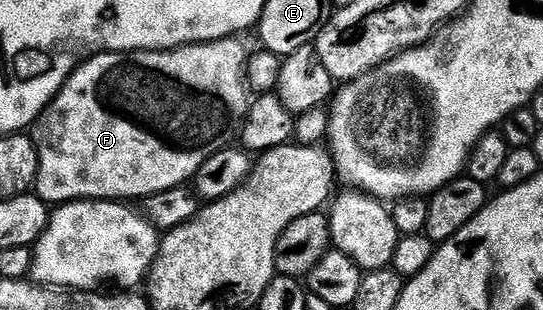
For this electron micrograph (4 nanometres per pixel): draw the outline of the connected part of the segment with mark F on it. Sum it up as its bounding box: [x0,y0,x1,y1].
[33,40,249,207]

